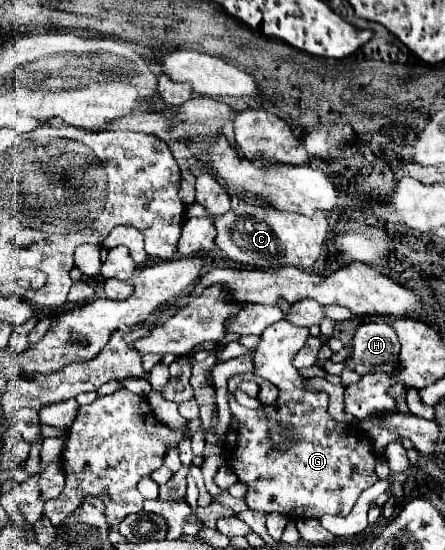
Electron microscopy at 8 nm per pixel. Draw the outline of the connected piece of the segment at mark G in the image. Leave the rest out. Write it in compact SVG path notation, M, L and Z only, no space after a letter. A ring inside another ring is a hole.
M279 320L277 324L269 326L261 334L261 342L255 350L255 376L269 380L277 386L279 396L273 404L263 406L261 412L251 412L243 408L233 394L229 392L229 408L233 414L233 420L229 424L223 450L225 450L225 462L233 468L239 482L247 486L245 504L249 510L259 512L279 512L289 518L321 518L323 514L331 516L347 516L351 508L355 506L359 494L373 486L379 478L375 474L375 454L373 444L363 434L363 440L351 432L343 432L341 426L327 414L327 392L307 392L301 384L301 374L293 368L291 360L301 350L305 340L309 338L309 328L293 326L287 320ZM289 432L297 436L293 444L289 444Z

